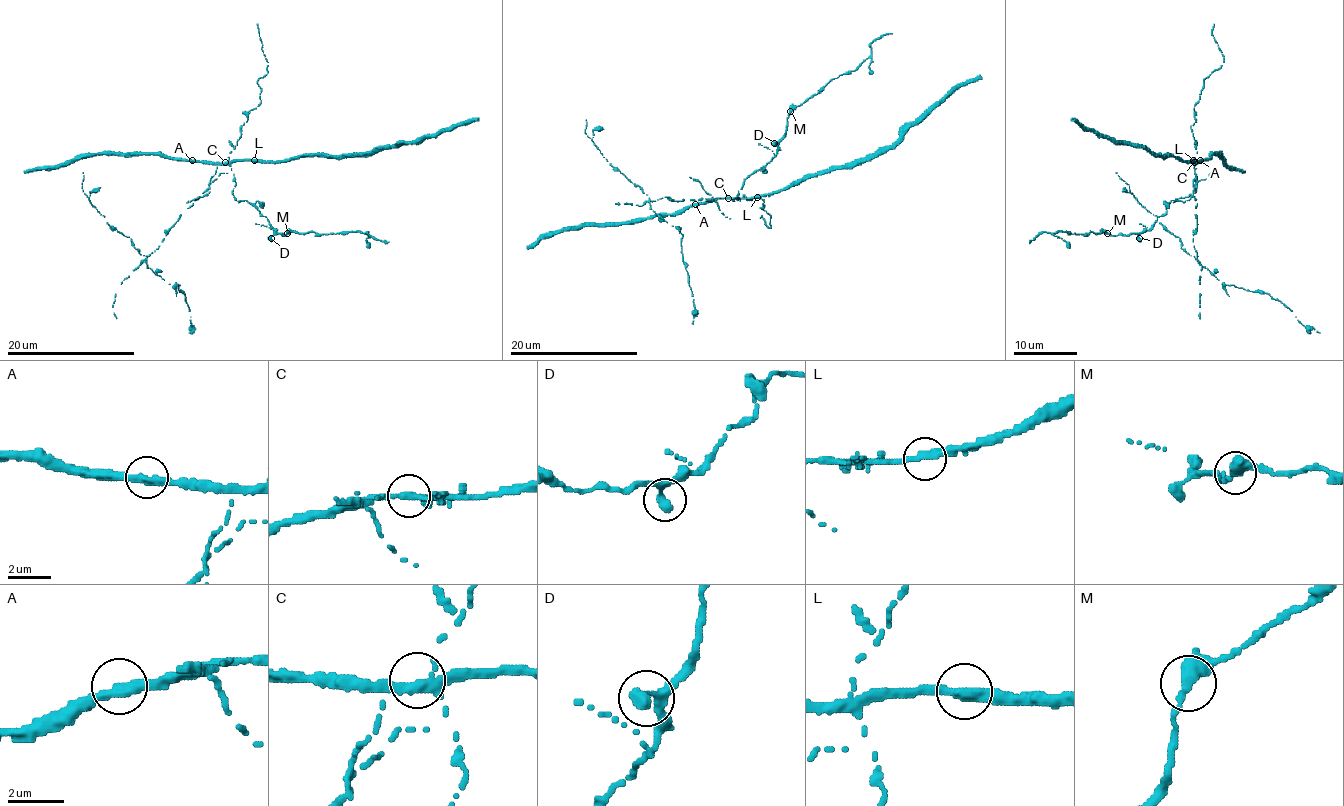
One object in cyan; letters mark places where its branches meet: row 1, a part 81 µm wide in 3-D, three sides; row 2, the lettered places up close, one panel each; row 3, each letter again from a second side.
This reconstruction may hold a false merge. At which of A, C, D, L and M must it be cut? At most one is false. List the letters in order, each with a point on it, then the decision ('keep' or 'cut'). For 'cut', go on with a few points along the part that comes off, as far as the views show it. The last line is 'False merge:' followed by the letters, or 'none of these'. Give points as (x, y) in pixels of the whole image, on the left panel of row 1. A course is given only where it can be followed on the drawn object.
A: (192, 160) | keep
C: (225, 162) | cut | (225, 161), (147, 260), (147, 267), (172, 286), (179, 284), (192, 326), (188, 332)
D: (271, 238) | keep
L: (254, 160) | keep
M: (287, 233) | keep
False merge: C

